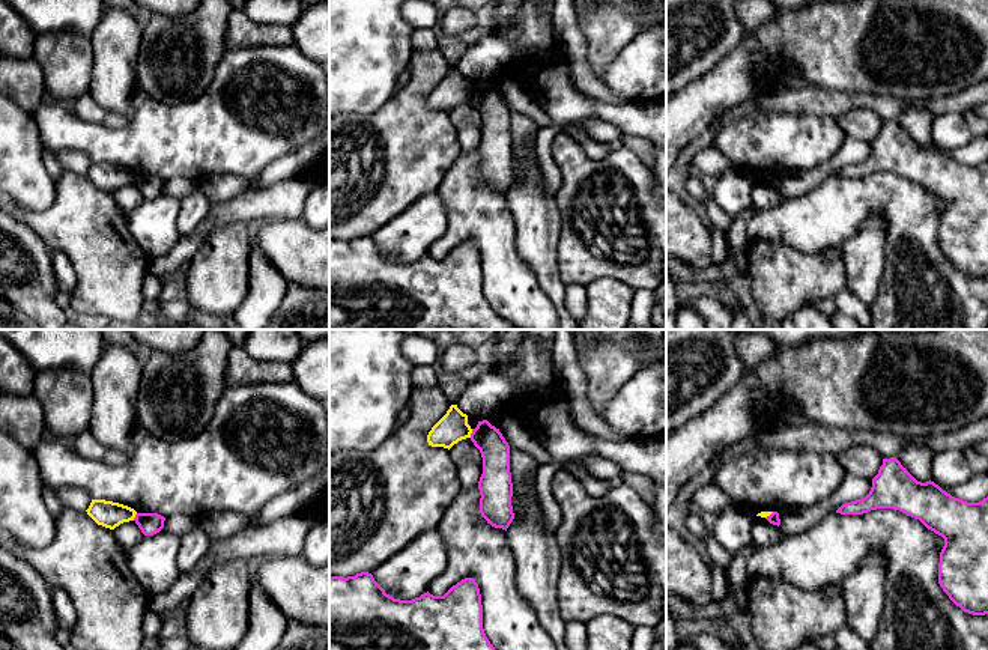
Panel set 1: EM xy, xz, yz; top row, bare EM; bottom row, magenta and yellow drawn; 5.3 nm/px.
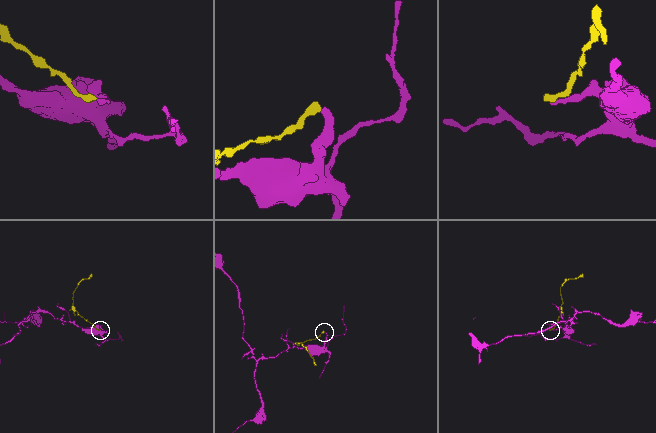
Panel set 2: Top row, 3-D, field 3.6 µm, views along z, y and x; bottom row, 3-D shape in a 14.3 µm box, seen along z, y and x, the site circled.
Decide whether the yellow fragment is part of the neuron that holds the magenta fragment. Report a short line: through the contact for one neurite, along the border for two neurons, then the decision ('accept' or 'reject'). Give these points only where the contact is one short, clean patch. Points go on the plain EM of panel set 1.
xz (472, 92), (469, 100) | reject

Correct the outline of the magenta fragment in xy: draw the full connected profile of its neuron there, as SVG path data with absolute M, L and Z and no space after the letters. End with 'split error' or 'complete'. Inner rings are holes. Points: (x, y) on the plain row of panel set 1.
M137 176L134 184L144 199L153 199L164 191L165 181L158 176Z; complete

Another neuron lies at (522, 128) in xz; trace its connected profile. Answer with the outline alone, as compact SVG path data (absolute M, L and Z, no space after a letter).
M510 110L510 135L513 149L517 146L534 147L537 131L538 125L529 116Z

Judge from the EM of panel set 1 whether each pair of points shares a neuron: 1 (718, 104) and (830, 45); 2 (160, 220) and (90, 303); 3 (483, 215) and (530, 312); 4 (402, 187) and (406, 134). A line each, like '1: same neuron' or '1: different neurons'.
1: same neuron
2: different neurons
3: same neuron
4: same neuron

